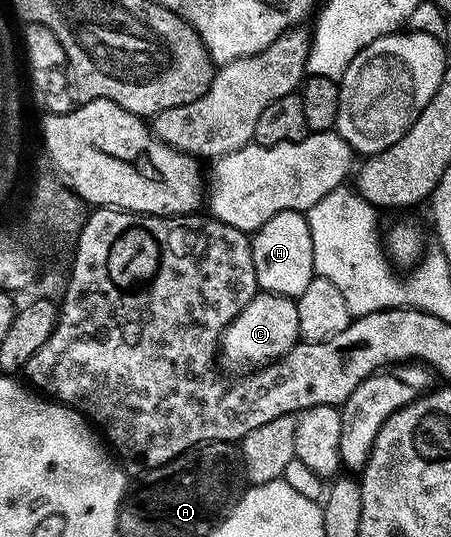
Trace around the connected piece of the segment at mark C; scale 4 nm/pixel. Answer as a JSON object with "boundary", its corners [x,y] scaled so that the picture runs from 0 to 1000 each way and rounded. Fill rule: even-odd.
{"boundary":[[[570,544],[554,559],[554,566],[545,566],[545,574],[528,581],[523,594],[488,624],[483,655],[494,667],[494,680],[499,674],[506,682],[525,682],[537,693],[548,685],[574,685],[612,672],[663,635],[667,626],[656,557],[639,555],[632,547]]]}

